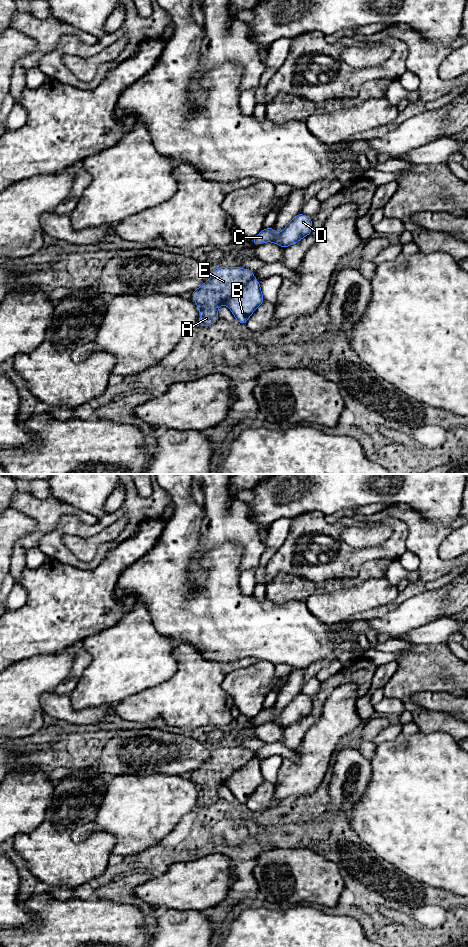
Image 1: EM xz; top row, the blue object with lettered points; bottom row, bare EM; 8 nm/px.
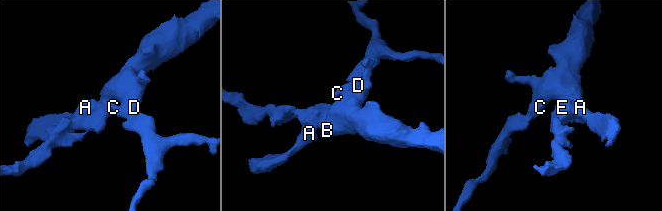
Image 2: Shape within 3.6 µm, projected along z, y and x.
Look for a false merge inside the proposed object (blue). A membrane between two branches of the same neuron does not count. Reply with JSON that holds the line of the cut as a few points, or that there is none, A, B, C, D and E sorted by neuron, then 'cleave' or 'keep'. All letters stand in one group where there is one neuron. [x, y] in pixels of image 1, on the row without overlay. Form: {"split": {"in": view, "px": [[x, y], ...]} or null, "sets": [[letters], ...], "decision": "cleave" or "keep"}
{"split": {"in": "xz", "px": [[254, 757], [238, 767], [224, 783]]}, "sets": [["A", "E"], ["B", "C", "D"]], "decision": "cleave"}

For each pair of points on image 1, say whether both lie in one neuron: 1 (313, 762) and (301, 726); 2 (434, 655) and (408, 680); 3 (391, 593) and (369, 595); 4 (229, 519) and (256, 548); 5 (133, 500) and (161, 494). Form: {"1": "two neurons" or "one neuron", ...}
{"1": "two neurons", "2": "one neuron", "3": "one neuron", "4": "one neuron", "5": "one neuron"}

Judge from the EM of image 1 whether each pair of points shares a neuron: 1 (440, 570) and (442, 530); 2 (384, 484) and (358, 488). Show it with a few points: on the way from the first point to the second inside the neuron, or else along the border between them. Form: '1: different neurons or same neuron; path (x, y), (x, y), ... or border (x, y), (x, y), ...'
1: same neuron; path (433, 560), (433, 540)
2: same neuron; path (378, 484), (364, 484)

